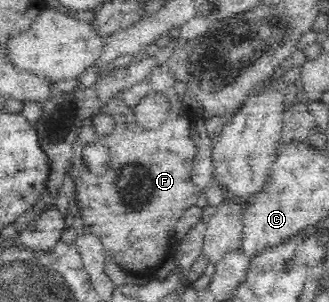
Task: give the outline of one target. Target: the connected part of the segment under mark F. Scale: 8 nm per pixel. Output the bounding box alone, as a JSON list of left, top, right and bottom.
[70,68,202,275]

